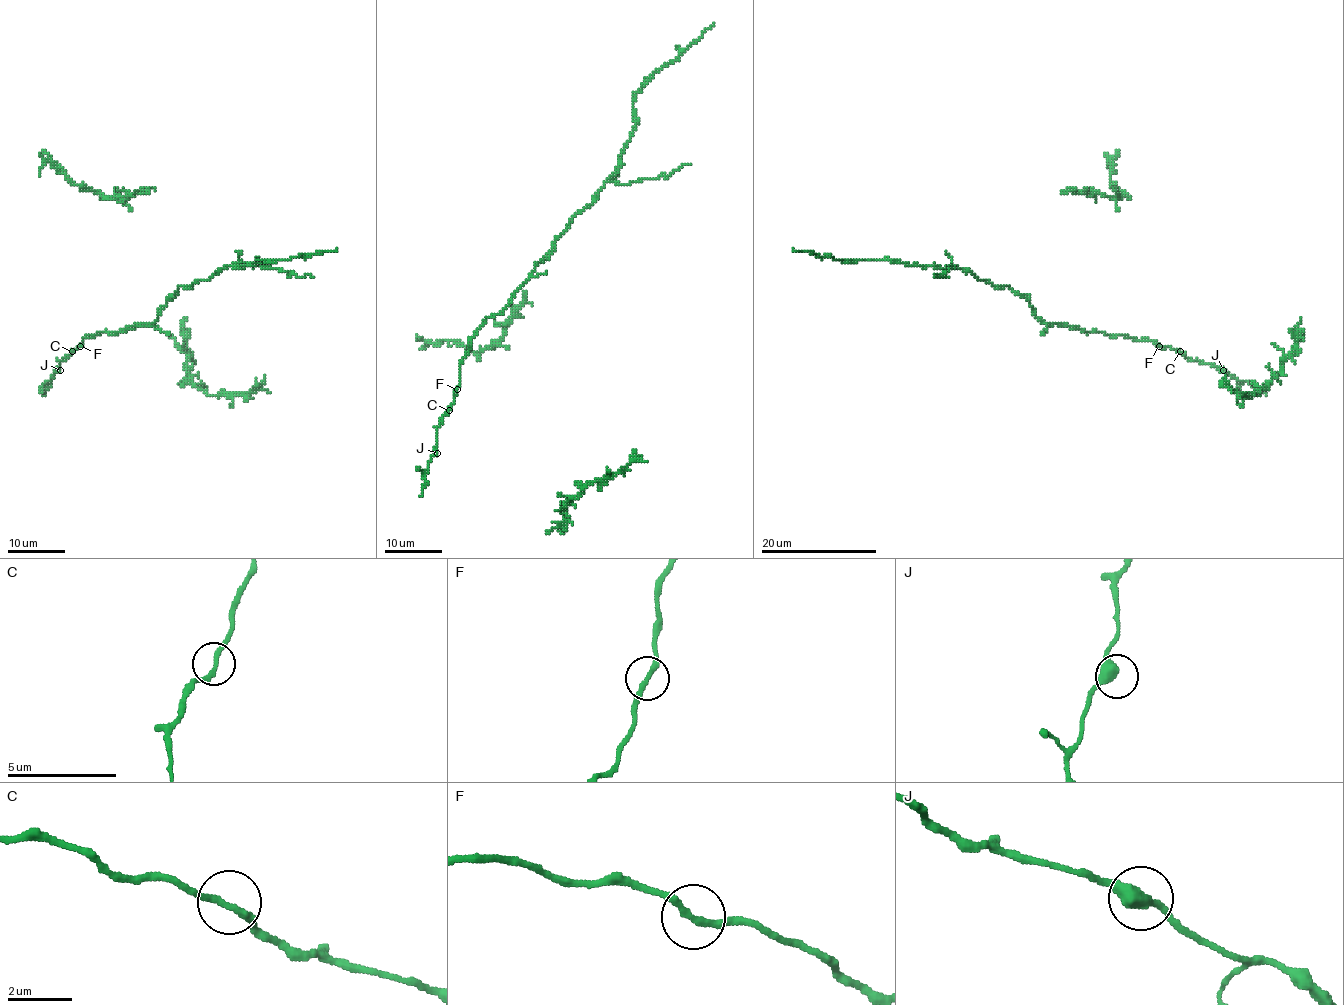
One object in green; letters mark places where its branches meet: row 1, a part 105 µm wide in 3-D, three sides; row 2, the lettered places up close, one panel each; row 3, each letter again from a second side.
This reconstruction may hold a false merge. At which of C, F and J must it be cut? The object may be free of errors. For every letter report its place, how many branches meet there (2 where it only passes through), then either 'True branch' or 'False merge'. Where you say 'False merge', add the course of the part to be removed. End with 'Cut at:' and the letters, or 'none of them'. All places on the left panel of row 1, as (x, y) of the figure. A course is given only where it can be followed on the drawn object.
C: Place: (72, 351). Branches: 2. True branch
F: Place: (80, 346). Branches: 2. True branch
J: Place: (60, 370). Branches: 2. True branch
Cut at: none of them

